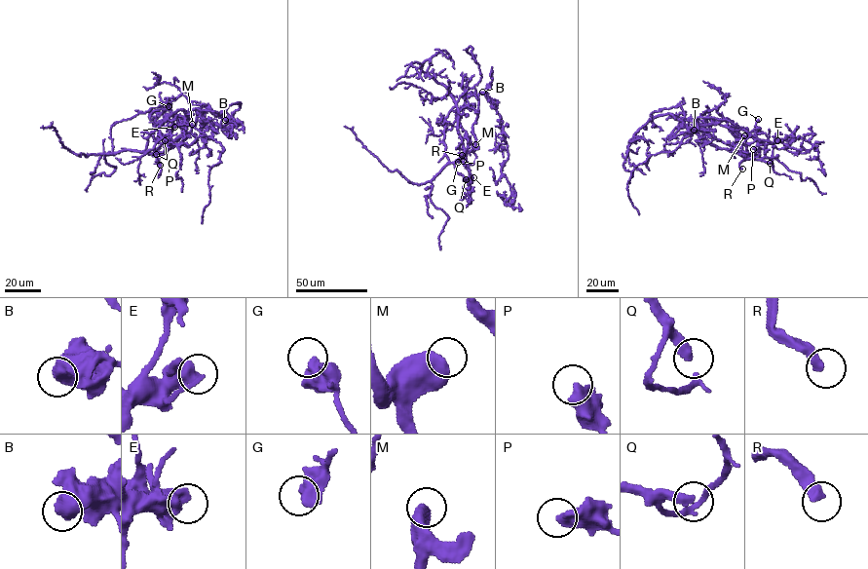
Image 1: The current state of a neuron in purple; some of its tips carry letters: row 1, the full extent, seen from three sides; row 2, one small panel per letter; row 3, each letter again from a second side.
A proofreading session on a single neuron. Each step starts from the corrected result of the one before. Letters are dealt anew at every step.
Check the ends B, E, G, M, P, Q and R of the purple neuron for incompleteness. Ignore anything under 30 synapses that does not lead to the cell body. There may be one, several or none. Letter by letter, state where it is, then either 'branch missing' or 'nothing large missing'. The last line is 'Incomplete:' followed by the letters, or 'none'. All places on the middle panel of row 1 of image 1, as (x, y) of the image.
B: at (482, 92); nothing large missing
E: at (473, 177); nothing large missing
G: at (458, 162); nothing large missing
M: at (475, 144); nothing large missing
P: at (463, 161); nothing large missing
Q: at (466, 179); branch missing
R: at (462, 155); branch missing
Incomplete: Q, R

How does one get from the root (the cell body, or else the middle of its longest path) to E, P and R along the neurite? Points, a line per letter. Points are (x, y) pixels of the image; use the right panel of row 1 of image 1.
E: (736, 132), (726, 118), (710, 125), (691, 120), (710, 118), (739, 137), (753, 136), (765, 143), (777, 140)
P: (736, 132), (726, 118), (710, 125), (691, 120), (710, 118), (739, 137), (753, 136), (765, 145), (753, 149)
R: (736, 132), (747, 151), (741, 155), (743, 160), (738, 166), (742, 169)

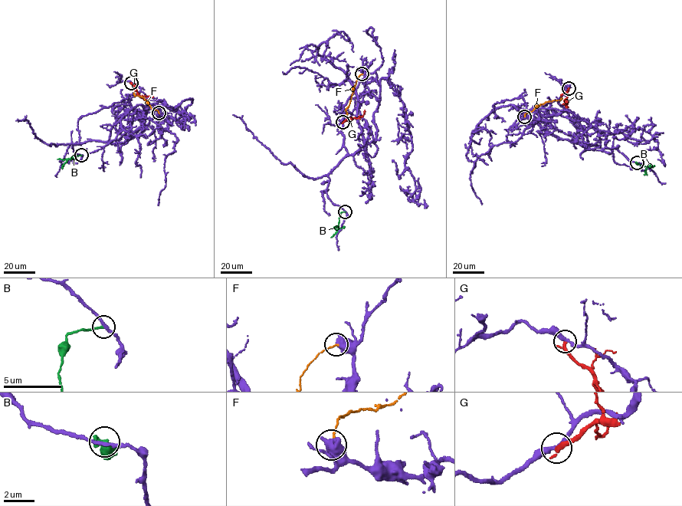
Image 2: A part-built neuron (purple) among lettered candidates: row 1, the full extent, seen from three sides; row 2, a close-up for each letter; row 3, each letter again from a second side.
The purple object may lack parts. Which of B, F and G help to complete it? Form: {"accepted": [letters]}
{"accepted": []}

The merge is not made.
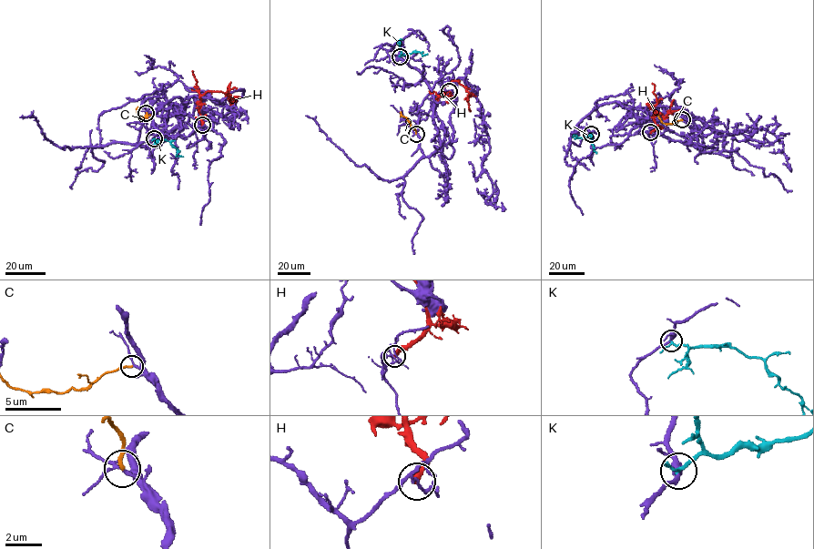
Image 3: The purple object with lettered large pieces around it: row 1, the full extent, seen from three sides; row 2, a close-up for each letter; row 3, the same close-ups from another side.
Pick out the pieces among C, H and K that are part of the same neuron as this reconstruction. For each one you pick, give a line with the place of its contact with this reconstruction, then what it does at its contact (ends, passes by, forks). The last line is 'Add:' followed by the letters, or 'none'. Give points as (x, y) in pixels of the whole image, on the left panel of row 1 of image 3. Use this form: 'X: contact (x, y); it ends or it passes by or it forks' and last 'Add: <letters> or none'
C: contact (146, 113); it ends
Add: C

